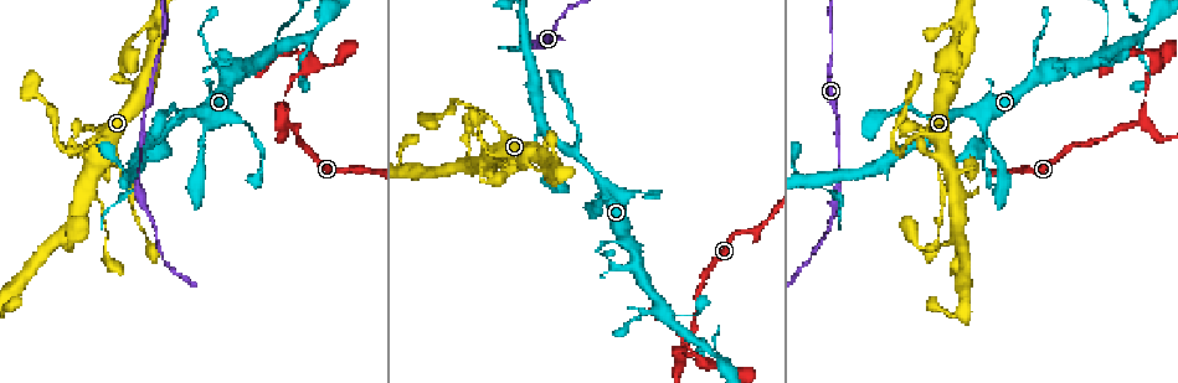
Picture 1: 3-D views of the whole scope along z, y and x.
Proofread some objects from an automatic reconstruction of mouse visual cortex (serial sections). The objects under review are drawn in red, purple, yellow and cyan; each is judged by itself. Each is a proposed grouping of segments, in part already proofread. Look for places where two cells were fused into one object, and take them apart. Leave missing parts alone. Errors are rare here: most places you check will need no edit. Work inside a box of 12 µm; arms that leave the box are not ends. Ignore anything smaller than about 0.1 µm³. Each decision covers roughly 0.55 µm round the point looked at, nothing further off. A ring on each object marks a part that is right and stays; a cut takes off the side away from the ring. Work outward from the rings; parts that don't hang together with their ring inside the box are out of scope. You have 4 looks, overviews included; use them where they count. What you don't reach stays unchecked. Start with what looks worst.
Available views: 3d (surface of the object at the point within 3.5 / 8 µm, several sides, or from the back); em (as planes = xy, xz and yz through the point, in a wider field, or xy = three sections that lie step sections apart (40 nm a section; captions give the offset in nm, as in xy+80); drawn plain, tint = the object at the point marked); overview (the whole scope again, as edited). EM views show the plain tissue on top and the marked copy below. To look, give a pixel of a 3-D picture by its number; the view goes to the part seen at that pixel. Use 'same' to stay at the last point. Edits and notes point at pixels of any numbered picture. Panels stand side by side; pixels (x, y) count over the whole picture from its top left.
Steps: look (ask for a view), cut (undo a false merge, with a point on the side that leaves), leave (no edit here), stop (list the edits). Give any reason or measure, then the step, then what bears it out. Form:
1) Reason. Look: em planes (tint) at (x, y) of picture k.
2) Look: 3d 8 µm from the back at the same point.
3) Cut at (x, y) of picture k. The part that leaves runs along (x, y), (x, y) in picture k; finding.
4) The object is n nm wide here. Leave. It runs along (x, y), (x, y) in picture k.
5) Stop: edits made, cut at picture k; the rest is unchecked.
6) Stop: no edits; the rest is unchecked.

Thin neck. Look: 3d 8 µm at (289, 88) of picture 1.

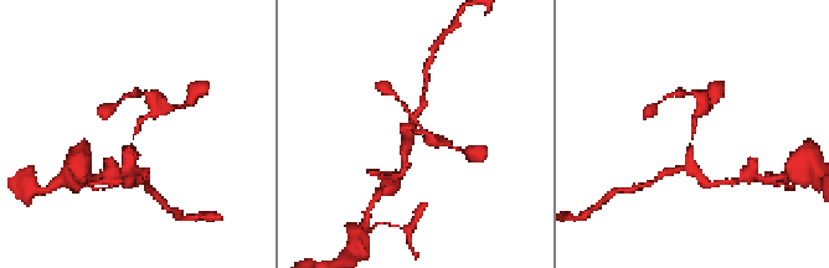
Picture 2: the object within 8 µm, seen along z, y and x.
The arms are 150, 250 nm wide; need the tissue. Look: em xy step 1 (tint) at (413, 129) of picture 2.

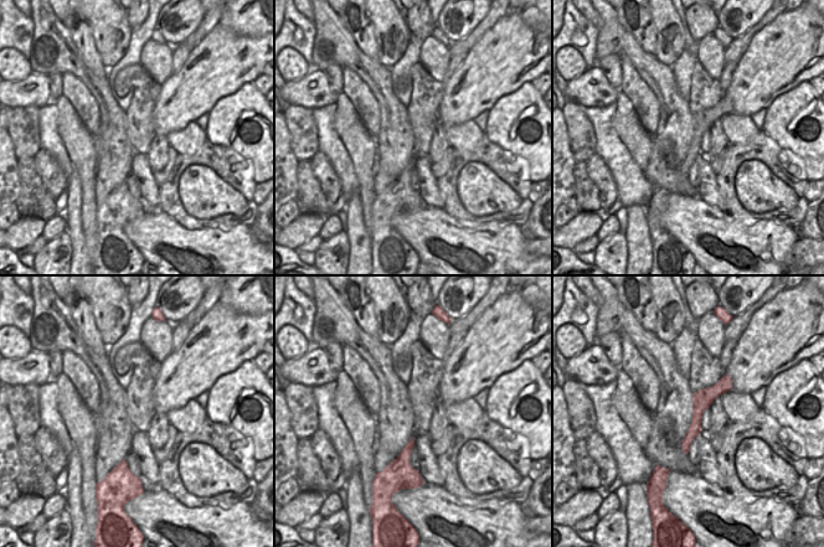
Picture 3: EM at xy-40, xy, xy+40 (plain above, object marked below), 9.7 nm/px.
Leave. It runs along (726, 378), (699, 407), (685, 448) in picture 3; all the same cell.

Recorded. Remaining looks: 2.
Calibre changes. Look: 3d 3.5 µm at (148, 155) of picture 1.

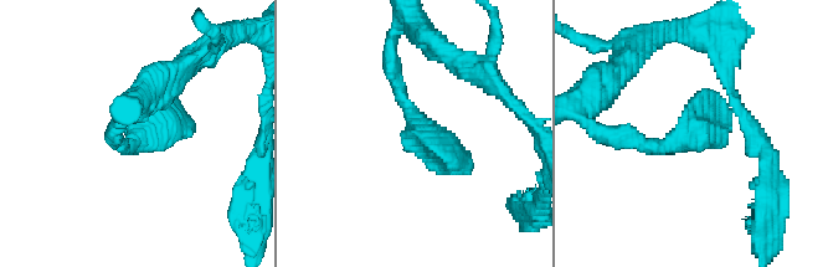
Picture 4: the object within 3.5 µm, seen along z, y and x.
Look: em xy step 1 (tint) at (419, 121) of picture 4.

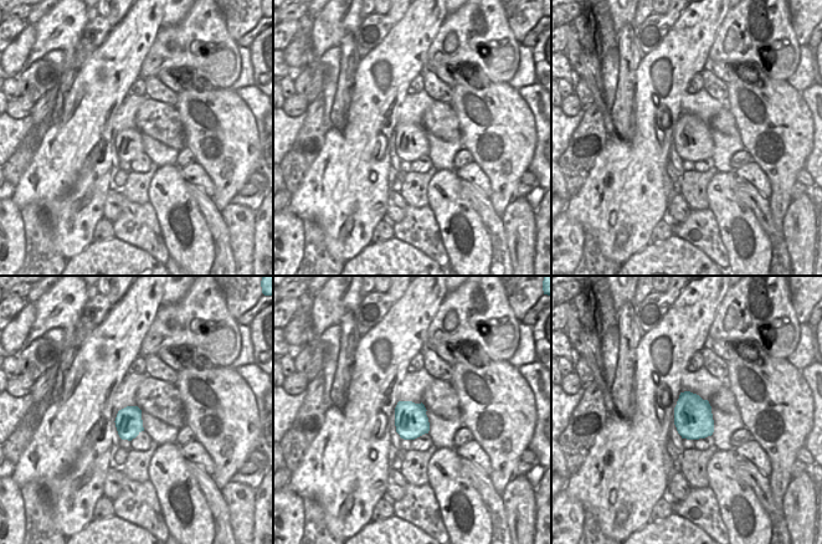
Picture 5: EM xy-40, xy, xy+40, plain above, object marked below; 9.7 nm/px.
The object is 320 nm wide here. Leave. It runs along (390, 56), (421, 132), (471, 167) in picture 4; all the same cell.

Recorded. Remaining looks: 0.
Stop: no edits; the rest is unchecked.

